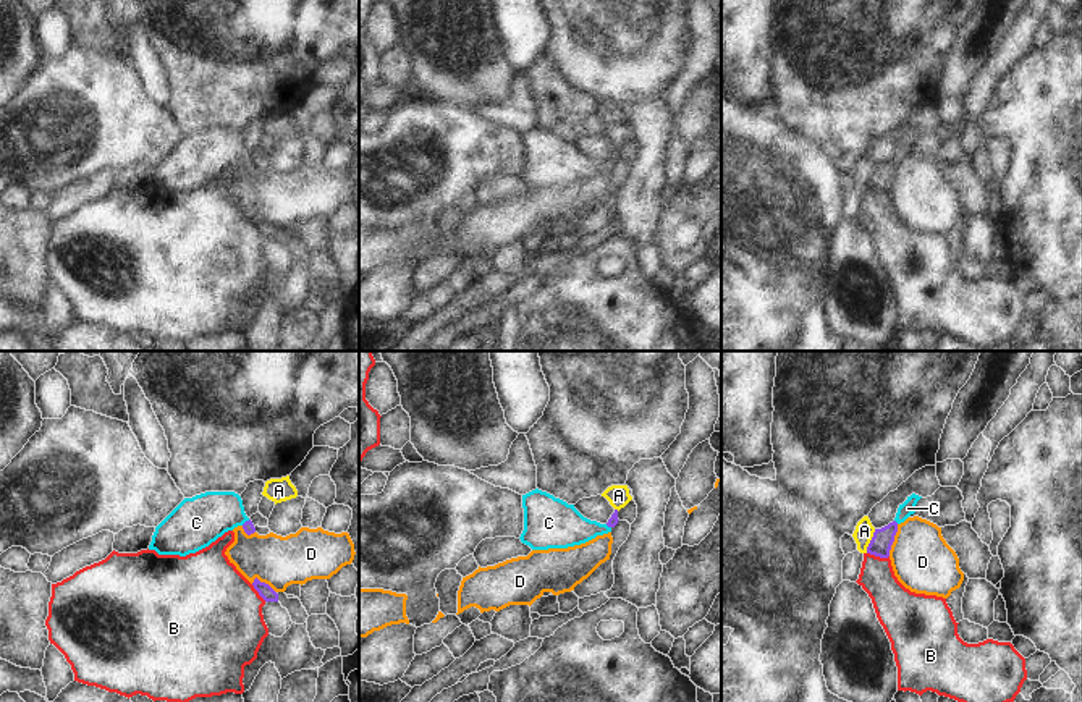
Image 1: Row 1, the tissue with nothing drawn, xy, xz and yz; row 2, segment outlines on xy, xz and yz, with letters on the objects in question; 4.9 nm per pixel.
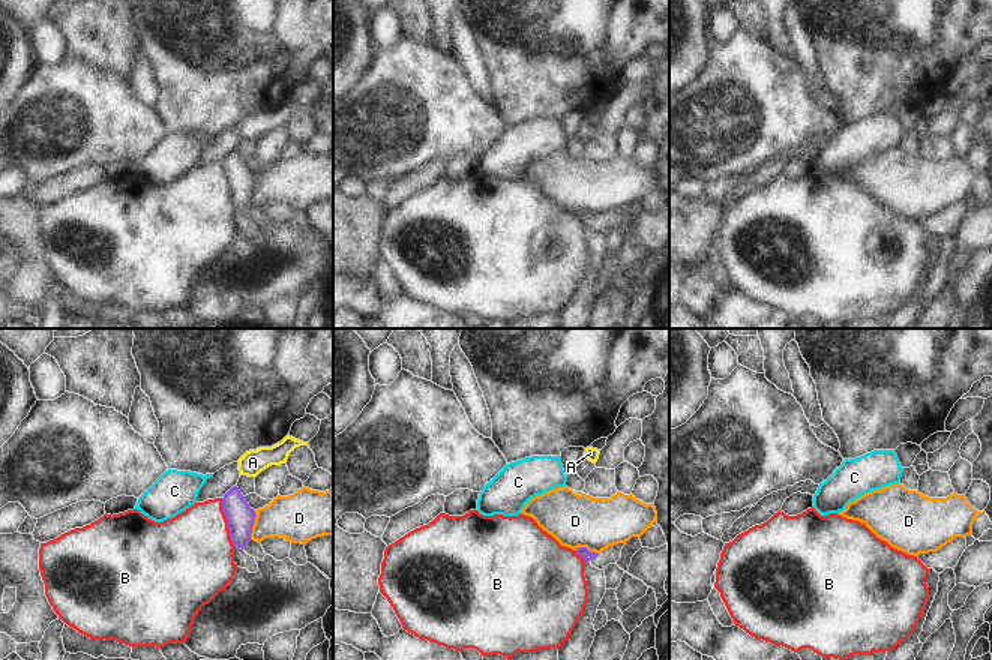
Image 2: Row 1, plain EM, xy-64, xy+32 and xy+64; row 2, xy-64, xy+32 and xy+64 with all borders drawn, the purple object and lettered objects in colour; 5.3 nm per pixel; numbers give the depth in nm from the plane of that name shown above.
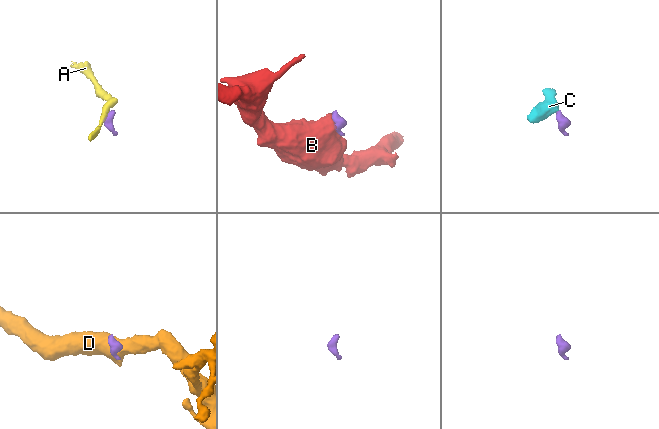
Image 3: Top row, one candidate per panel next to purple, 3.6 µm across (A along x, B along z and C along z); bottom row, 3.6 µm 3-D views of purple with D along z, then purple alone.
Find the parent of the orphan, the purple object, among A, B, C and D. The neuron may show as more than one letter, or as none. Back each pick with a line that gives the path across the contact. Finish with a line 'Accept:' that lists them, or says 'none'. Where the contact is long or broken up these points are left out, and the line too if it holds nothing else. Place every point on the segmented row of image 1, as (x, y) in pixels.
C: way xy (248, 526), (246, 521), (204, 520), (196, 523)
Accept: C

